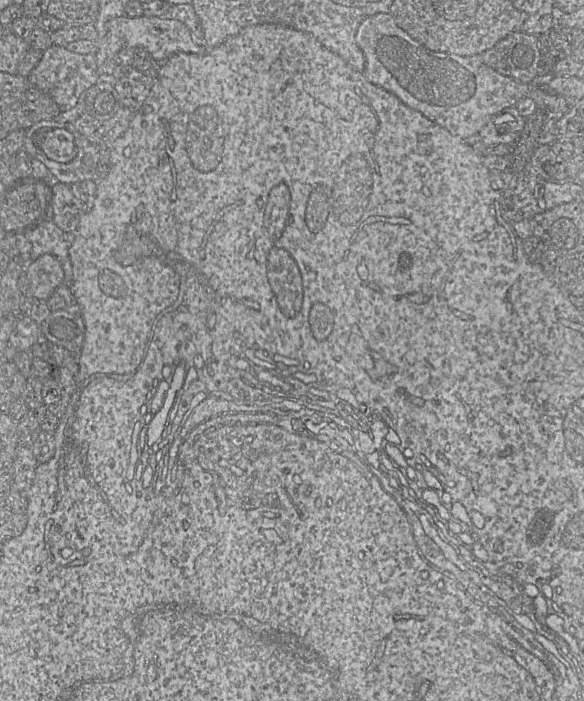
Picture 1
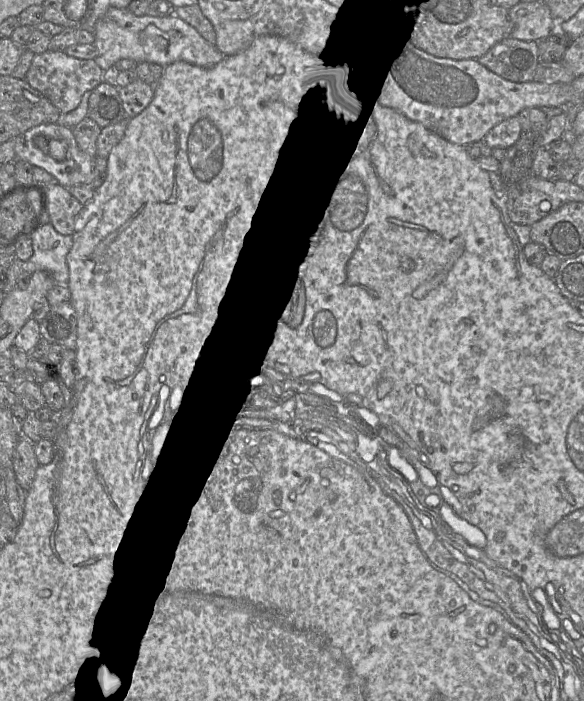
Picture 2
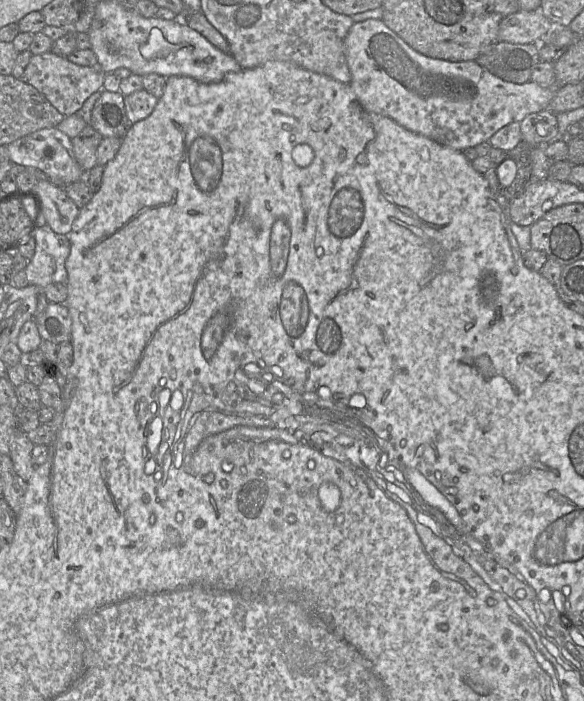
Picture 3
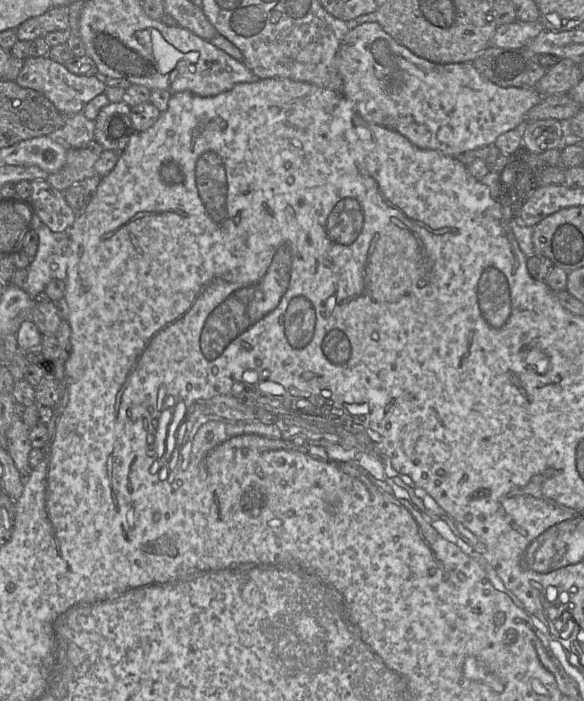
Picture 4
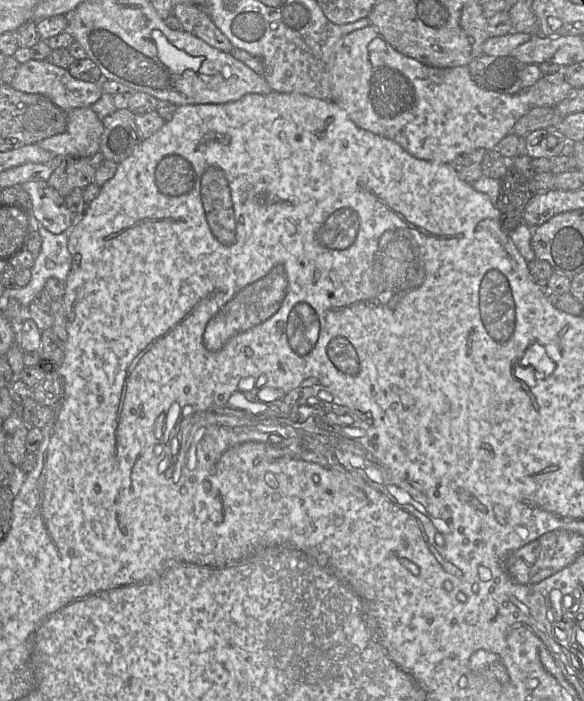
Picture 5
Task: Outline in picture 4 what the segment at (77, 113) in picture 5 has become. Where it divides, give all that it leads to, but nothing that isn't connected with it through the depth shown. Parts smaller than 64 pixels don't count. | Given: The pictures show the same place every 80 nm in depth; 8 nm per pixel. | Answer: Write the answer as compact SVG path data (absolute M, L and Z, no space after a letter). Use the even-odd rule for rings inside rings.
M79 113L67 117L65 125L48 136L67 150L83 148L95 139L95 123Z

